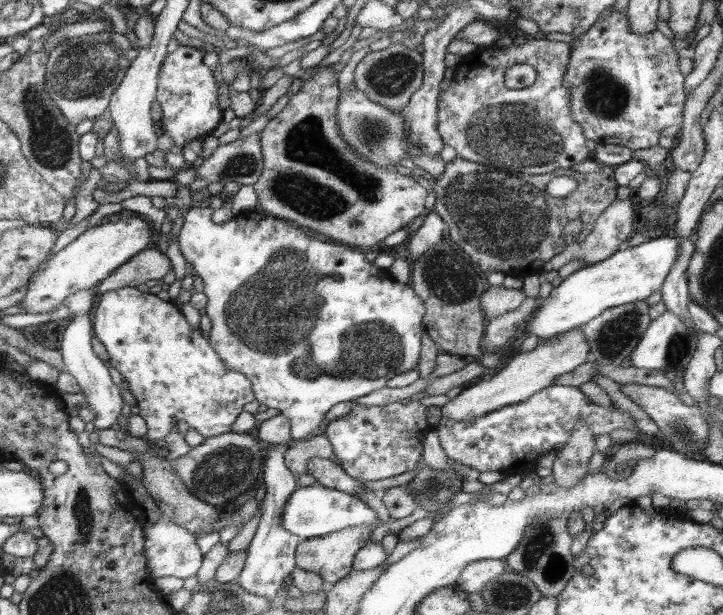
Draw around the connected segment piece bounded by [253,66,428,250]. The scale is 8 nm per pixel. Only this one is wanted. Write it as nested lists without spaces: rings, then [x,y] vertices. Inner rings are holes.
[[[324,66],[303,84],[276,117],[269,120],[259,134],[264,168],[253,187],[258,194],[258,204],[266,214],[286,219],[327,240],[370,250],[396,230],[407,229],[414,218],[428,213],[425,204],[427,191],[417,178],[400,174],[394,166],[378,167],[354,153],[338,131],[336,106],[340,92],[338,73],[330,66]]]

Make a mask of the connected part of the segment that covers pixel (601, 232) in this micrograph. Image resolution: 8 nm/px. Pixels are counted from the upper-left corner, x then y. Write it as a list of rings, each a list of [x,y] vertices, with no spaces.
[[[626,197],[626,199],[617,198],[613,200],[607,210],[604,210],[603,214],[600,215],[591,234],[586,236],[585,240],[580,243],[575,241],[567,244],[567,247],[559,255],[556,255],[554,259],[543,264],[543,272],[558,270],[573,259],[581,260],[583,266],[586,266],[612,256],[618,249],[624,247],[624,242],[631,238],[632,228],[634,228],[632,226],[634,224],[634,210],[637,206],[638,202],[635,197]]]

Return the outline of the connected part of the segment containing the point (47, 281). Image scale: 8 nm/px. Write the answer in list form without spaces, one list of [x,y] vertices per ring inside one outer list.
[[[136,215],[120,218],[116,221],[106,220],[93,227],[88,227],[74,241],[52,256],[45,268],[31,278],[24,298],[16,305],[26,309],[28,314],[55,311],[60,308],[64,299],[76,294],[76,291],[97,288],[99,283],[102,283],[104,279],[110,278],[132,256],[136,256],[139,252],[148,249],[152,234],[154,232],[152,232],[150,224],[144,222],[142,218],[136,218]]]

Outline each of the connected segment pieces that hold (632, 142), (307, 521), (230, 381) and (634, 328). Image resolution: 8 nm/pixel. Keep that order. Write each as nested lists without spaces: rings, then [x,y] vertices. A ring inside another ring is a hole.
[[[613,9],[608,15],[605,15],[603,18],[600,17],[583,35],[578,35],[569,44],[571,55],[568,65],[566,65],[566,71],[564,71],[564,88],[568,88],[568,92],[571,93],[573,117],[582,126],[584,135],[587,136],[588,140],[597,142],[597,144],[620,144],[620,146],[626,146],[626,148],[630,148],[633,151],[644,150],[644,148],[652,148],[652,146],[658,144],[666,126],[680,126],[680,122],[682,122],[682,110],[686,110],[687,92],[684,86],[684,74],[678,70],[680,56],[676,54],[674,44],[672,44],[670,38],[666,38],[666,34],[654,29],[648,35],[636,35],[631,29],[628,13]]]
[[[319,484],[296,487],[282,509],[282,526],[301,540],[326,536],[348,527],[370,525],[370,523],[378,526],[381,521],[368,504],[347,492],[340,492]]]
[[[122,287],[115,291],[98,294],[94,307],[96,310],[94,310],[94,320],[92,319],[93,332],[108,352],[110,364],[122,374],[123,381],[128,381],[128,390],[134,395],[136,405],[140,409],[139,416],[142,416],[147,424],[148,430],[145,434],[146,442],[154,443],[158,439],[165,440],[166,435],[170,433],[173,426],[178,424],[179,420],[185,420],[189,424],[189,428],[196,429],[204,438],[230,432],[234,421],[238,419],[238,416],[244,411],[244,408],[255,399],[254,386],[251,384],[251,380],[243,373],[228,369],[223,364],[223,360],[219,354],[215,352],[206,334],[200,328],[196,329],[192,326],[190,321],[187,320],[187,317],[182,314],[181,309],[173,302],[162,300],[153,293],[141,292],[136,287]]]
[[[638,300],[622,306],[608,308],[600,316],[584,324],[581,329],[591,345],[591,359],[603,367],[608,367],[621,366],[628,362],[650,324],[650,305],[646,303],[646,300]]]

